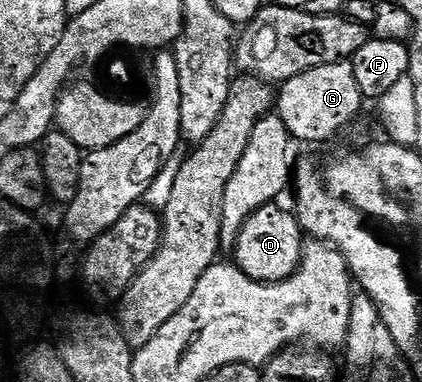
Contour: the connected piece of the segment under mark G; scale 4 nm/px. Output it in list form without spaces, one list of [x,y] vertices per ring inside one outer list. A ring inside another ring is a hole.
[[[337,60],[328,66],[304,70],[304,74],[296,74],[296,78],[285,81],[281,88],[276,96],[276,115],[282,119],[284,126],[288,126],[295,141],[303,140],[306,144],[322,144],[337,132],[344,131],[364,105],[350,60]]]

